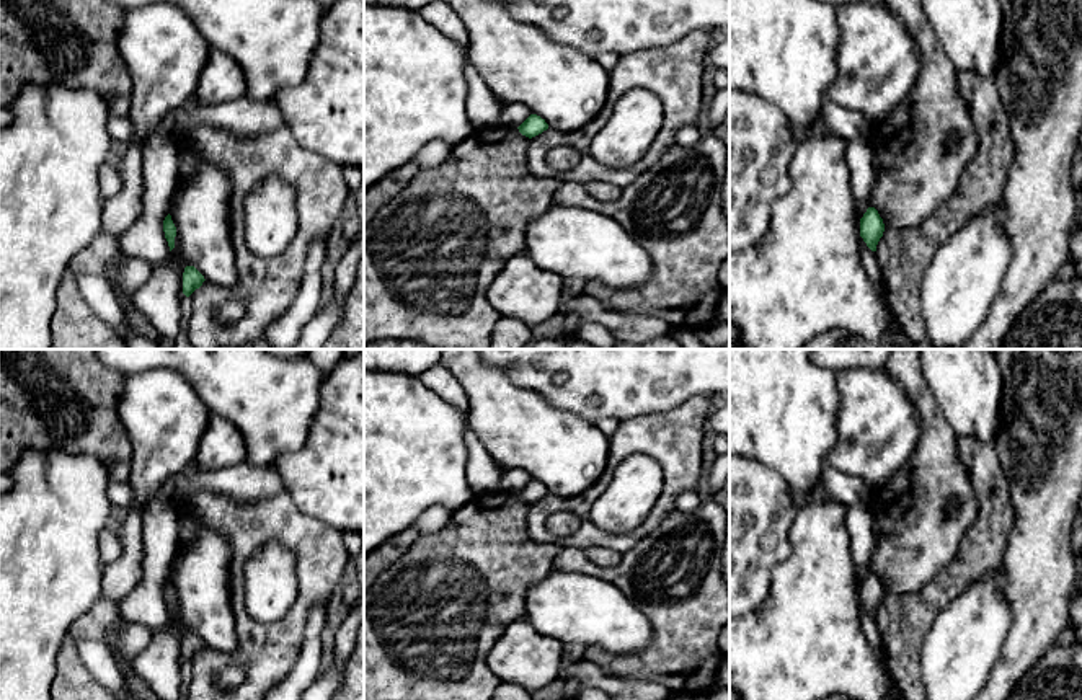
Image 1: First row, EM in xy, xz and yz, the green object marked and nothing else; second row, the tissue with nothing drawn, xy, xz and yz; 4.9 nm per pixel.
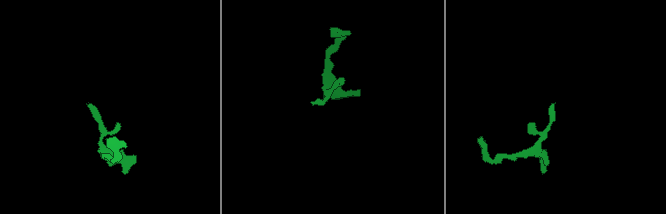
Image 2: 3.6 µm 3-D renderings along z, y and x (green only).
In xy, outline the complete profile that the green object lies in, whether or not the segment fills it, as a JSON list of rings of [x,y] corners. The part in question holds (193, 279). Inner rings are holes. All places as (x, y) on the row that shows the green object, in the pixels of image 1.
[[[186,266],[183,272],[183,294],[189,297],[204,281],[204,276],[194,266]]]

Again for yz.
[[[868,207],[860,219],[860,237],[871,251],[876,251],[876,245],[883,237],[885,224],[875,207]]]

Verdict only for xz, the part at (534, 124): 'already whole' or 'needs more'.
already whole

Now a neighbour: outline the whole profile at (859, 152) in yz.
[[[868,135],[847,142],[847,166],[850,171],[850,186],[855,197],[860,235],[860,219],[870,207],[868,197],[873,184],[871,147]]]

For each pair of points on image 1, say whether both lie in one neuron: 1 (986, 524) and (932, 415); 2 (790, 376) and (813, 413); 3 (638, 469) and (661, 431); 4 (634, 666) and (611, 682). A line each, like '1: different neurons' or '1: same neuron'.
1: different neurons
2: same neuron
3: different neurons
4: different neurons

